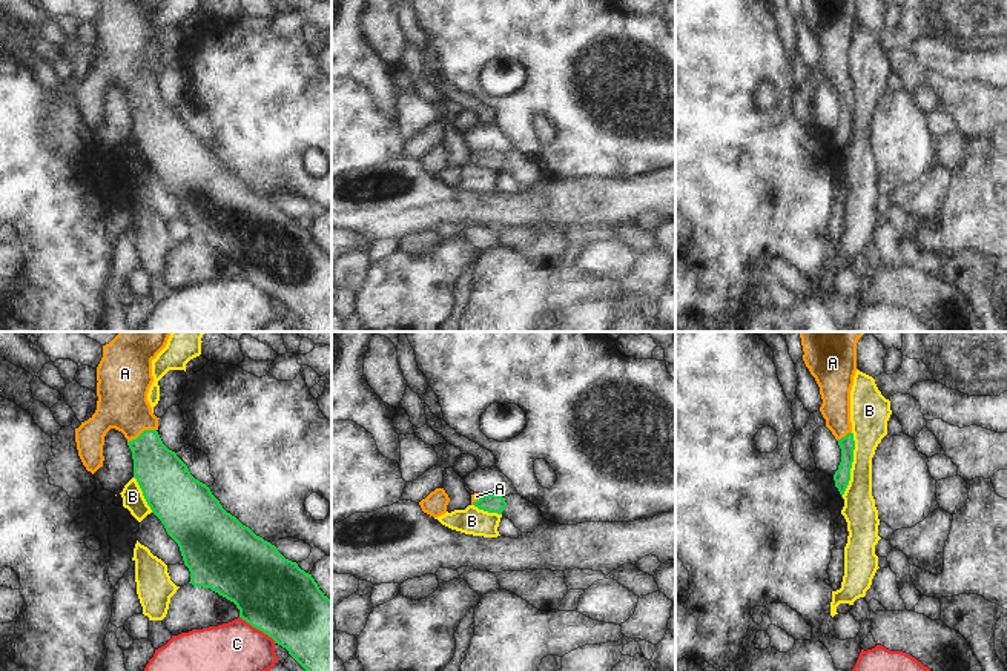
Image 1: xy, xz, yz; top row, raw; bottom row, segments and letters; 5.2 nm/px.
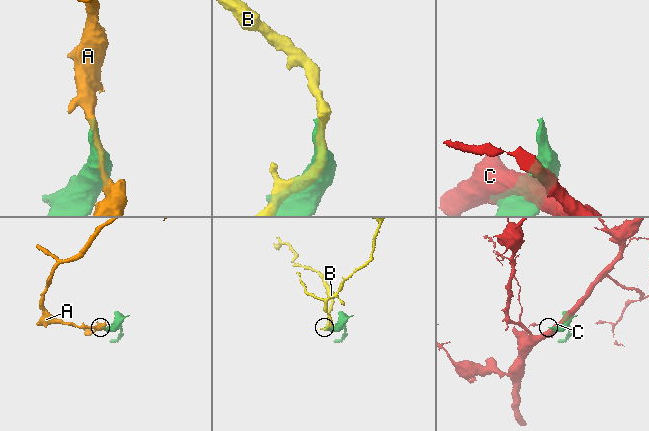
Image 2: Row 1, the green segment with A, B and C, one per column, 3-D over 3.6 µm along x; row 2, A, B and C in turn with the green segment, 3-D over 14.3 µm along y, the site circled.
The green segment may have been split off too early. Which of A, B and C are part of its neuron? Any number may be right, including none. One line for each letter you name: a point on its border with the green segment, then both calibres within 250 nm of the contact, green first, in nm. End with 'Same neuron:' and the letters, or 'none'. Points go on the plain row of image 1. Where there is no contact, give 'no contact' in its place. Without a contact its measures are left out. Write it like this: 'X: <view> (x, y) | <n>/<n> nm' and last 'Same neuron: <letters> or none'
A: xy (143, 88) | 260/260 nm
Same neuron: A

